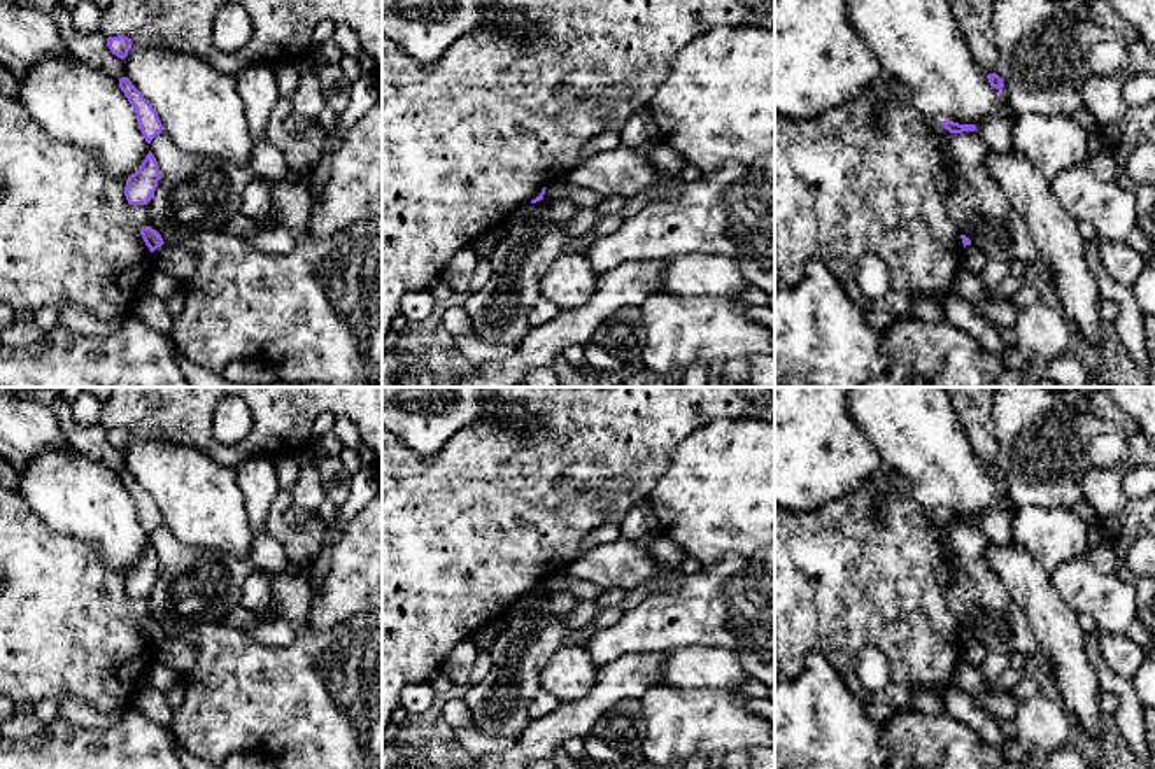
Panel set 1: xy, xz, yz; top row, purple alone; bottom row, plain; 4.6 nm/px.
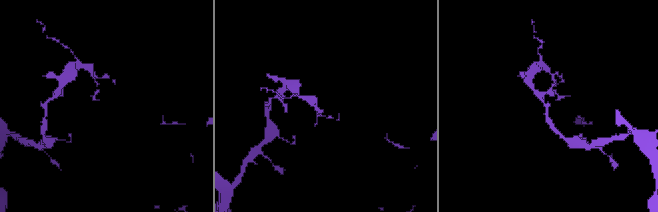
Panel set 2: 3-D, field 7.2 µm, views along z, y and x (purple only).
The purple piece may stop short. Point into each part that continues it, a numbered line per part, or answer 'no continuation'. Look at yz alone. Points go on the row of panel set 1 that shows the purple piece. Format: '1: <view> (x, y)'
no continuation

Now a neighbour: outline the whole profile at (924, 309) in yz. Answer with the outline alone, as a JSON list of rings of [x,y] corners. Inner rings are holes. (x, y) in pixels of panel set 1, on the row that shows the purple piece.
[[[915,298],[911,317],[927,322],[946,321],[943,300]]]

